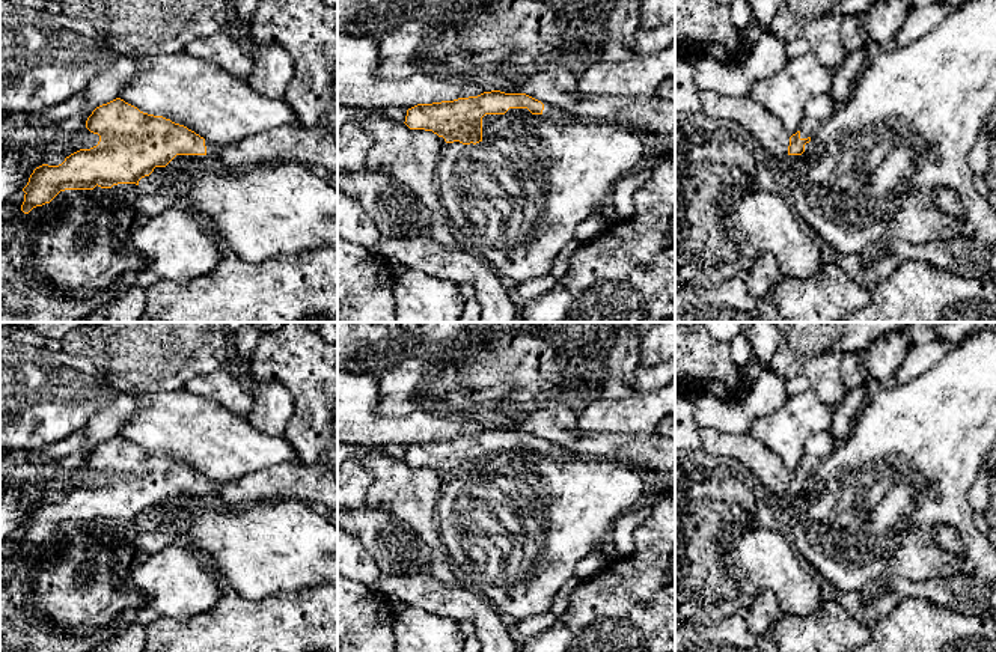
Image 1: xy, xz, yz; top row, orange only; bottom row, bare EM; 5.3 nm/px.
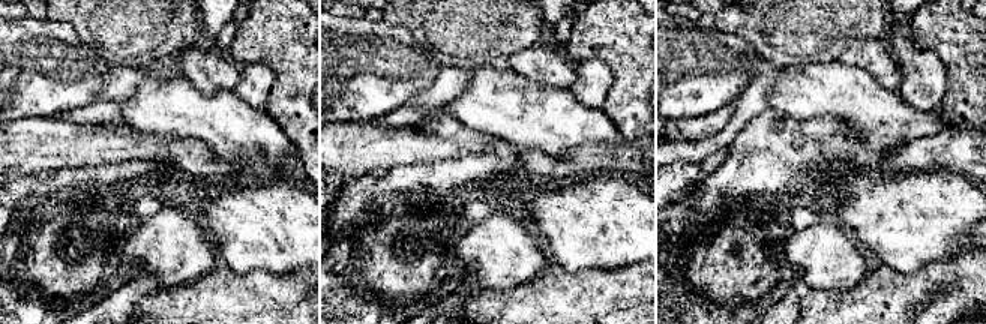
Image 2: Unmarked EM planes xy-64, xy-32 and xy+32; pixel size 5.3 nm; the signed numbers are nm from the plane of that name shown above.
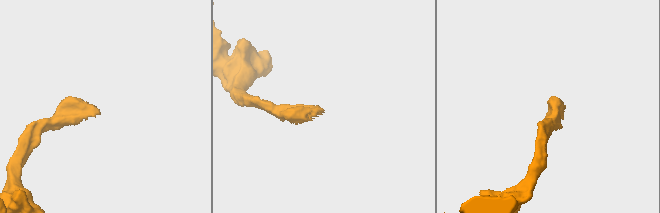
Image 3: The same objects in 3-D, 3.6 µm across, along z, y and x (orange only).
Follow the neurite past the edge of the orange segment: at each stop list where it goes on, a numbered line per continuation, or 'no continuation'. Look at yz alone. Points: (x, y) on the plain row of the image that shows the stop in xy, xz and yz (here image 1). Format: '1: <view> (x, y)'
1: yz (818, 446)

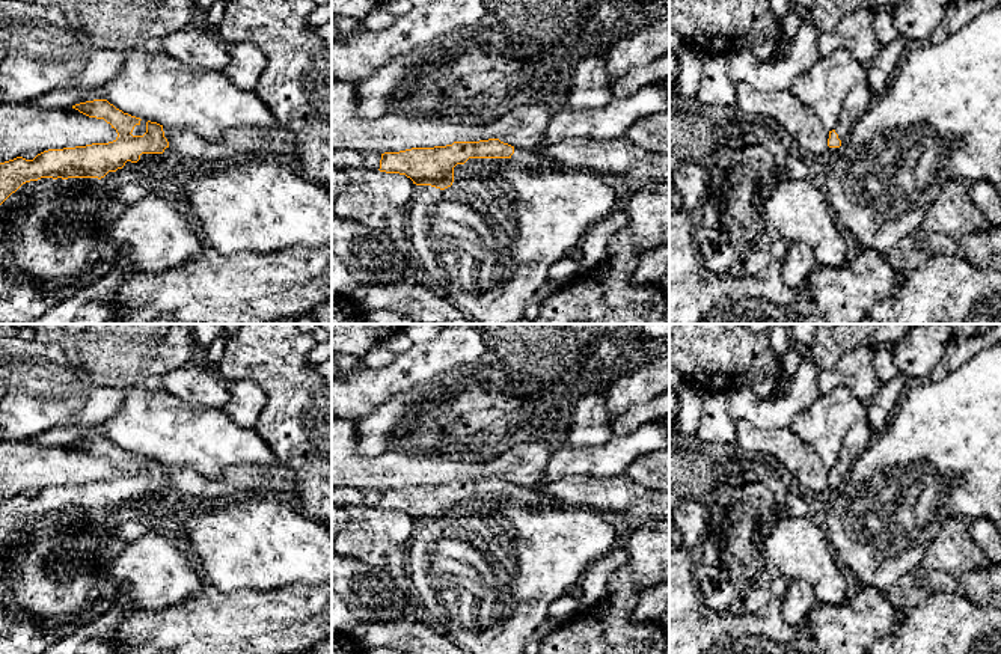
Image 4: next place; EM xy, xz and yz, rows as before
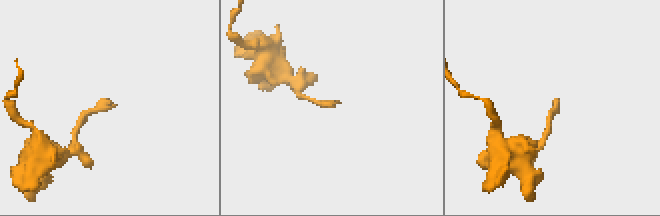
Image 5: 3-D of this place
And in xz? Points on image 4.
1: xz (522, 495)

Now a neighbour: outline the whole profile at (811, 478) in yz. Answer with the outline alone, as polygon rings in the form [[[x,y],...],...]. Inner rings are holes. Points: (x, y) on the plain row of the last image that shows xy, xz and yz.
[[[739,419],[736,420],[736,437],[739,448],[775,457],[787,467],[794,476],[796,490],[810,497],[823,497],[826,494],[829,467],[790,428],[761,429],[745,419]]]

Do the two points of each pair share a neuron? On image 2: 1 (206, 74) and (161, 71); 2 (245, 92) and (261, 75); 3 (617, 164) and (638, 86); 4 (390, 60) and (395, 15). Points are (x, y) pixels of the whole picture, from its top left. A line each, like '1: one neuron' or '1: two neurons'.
1: two neurons
2: one neuron
3: two neurons
4: two neurons

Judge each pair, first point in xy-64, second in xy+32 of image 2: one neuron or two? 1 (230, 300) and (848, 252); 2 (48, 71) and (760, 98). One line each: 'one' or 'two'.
1: two
2: two

